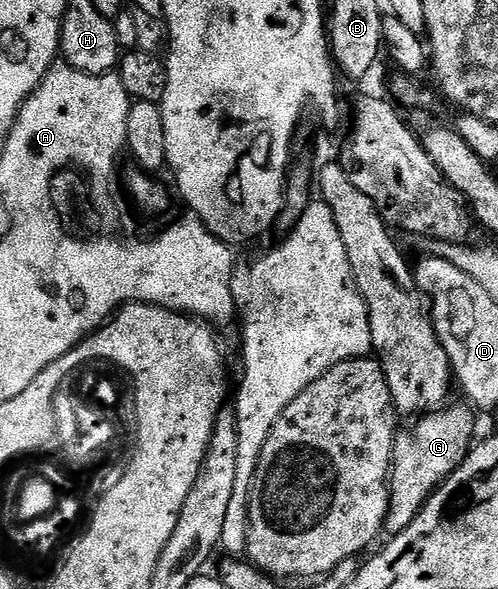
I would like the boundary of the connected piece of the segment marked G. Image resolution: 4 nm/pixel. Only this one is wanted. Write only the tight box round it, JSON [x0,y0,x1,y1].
[388,403,476,533]

